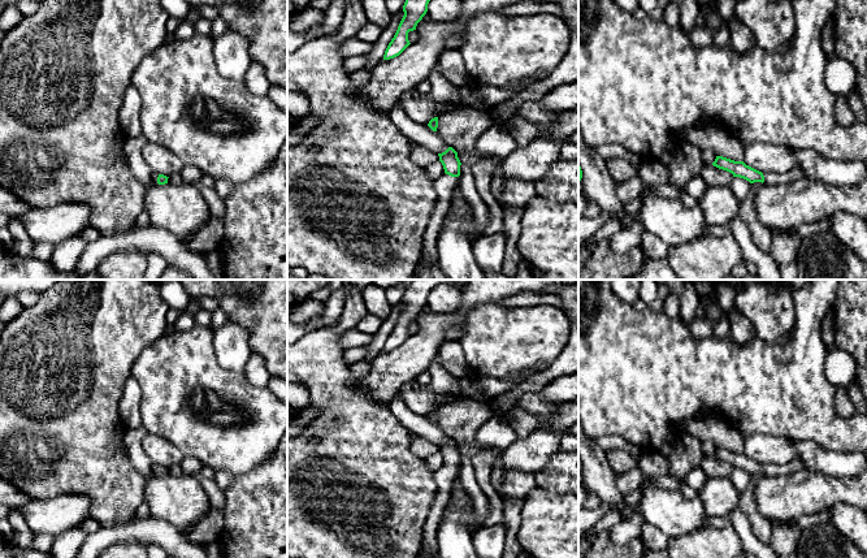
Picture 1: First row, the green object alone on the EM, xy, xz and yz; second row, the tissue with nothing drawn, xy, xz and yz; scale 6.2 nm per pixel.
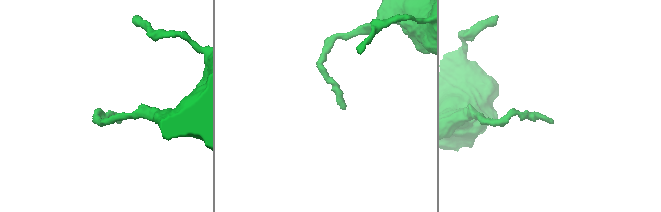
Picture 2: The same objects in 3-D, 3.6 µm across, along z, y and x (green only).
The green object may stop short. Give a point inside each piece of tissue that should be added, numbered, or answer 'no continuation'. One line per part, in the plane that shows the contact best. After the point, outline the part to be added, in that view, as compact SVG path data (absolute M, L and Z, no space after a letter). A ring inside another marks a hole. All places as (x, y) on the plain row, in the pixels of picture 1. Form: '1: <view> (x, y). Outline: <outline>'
1: xz (443, 478). Outline: M446 464L433 473L437 484L437 496L422 528L422 542L420 549L422 558L432 558L438 550L438 528L443 520L443 514L451 497L452 481L458 476L459 468L451 468Z

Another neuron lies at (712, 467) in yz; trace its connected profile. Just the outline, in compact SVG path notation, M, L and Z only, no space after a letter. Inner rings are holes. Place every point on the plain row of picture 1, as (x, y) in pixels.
M705 455L701 467L708 479L711 477L731 477L733 466L714 458L712 455Z

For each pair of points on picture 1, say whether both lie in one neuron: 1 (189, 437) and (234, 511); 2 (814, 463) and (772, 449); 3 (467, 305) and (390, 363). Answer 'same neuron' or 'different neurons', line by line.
1: different neurons
2: same neuron
3: same neuron

